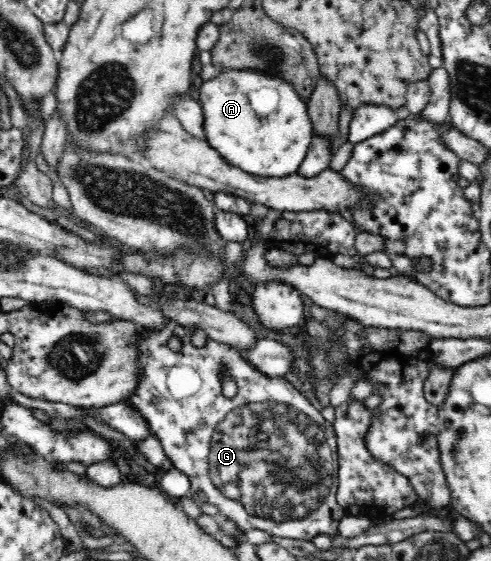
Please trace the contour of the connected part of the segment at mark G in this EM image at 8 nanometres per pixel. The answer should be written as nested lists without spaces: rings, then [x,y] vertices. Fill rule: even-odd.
[[[163,315],[162,324],[159,326],[141,326],[139,331],[134,335],[134,349],[136,356],[136,385],[133,391],[126,397],[125,403],[137,413],[146,423],[146,430],[149,436],[155,437],[161,444],[166,458],[171,462],[172,467],[177,471],[184,473],[191,483],[189,495],[199,503],[210,503],[217,506],[220,511],[220,518],[231,518],[237,528],[246,533],[253,529],[266,531],[270,535],[277,537],[286,537],[287,539],[298,539],[299,541],[308,541],[311,543],[317,535],[329,535],[333,537],[341,536],[341,528],[339,523],[341,519],[347,517],[347,512],[337,502],[337,490],[339,487],[338,480],[338,455],[337,455],[337,436],[331,422],[323,418],[321,411],[318,411],[309,399],[295,387],[283,378],[283,376],[271,377],[257,370],[257,366],[253,366],[253,362],[245,357],[239,350],[224,342],[216,341],[211,336],[207,336],[207,341],[203,347],[195,347],[193,345],[193,335],[199,333],[199,326],[188,326],[175,322],[175,319]],[[172,337],[178,337],[183,344],[181,352],[173,352],[168,347],[168,341]],[[225,366],[229,366],[231,374],[237,378],[239,382],[239,391],[233,399],[225,398],[220,388],[219,370]]]

